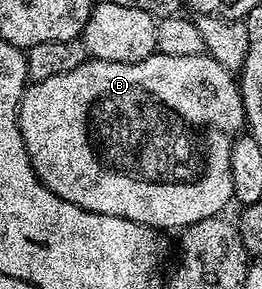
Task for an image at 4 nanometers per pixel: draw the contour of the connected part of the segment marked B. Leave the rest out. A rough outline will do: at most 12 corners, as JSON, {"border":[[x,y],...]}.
{"border":[[205,52],[83,61],[16,122],[42,184],[183,231],[246,125]]}

